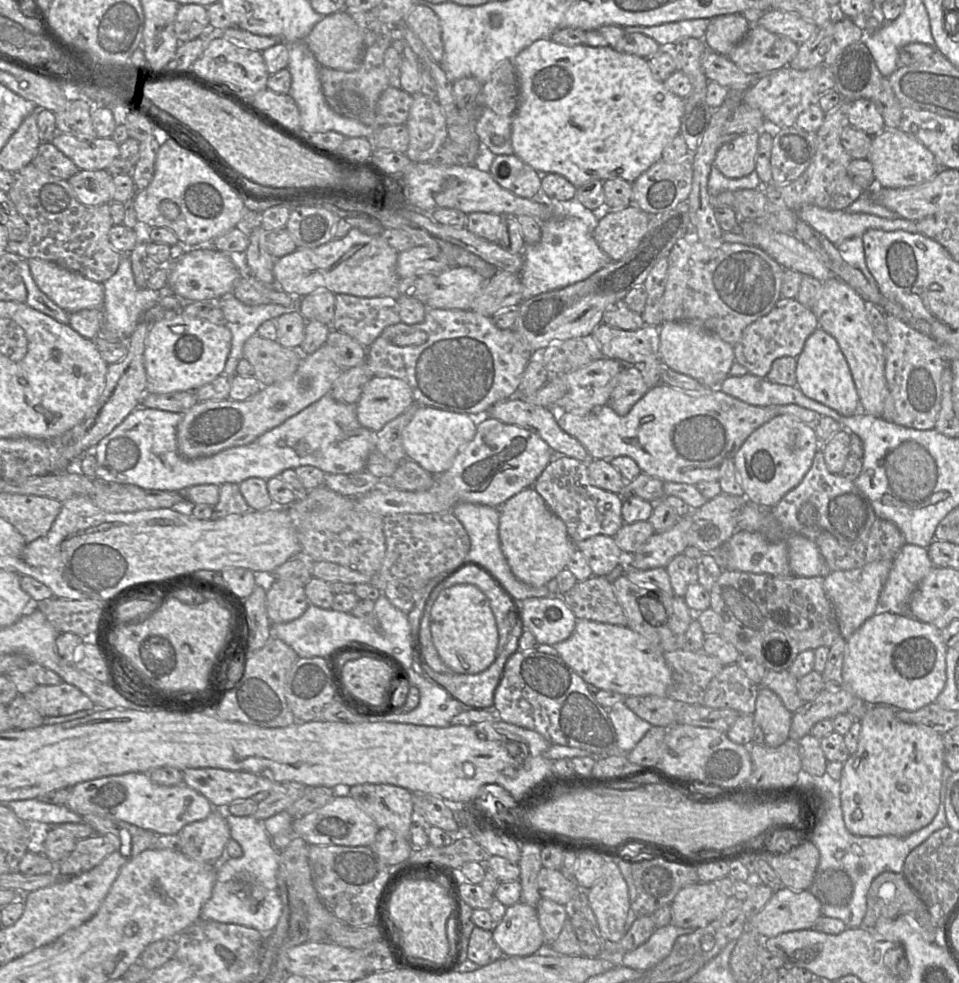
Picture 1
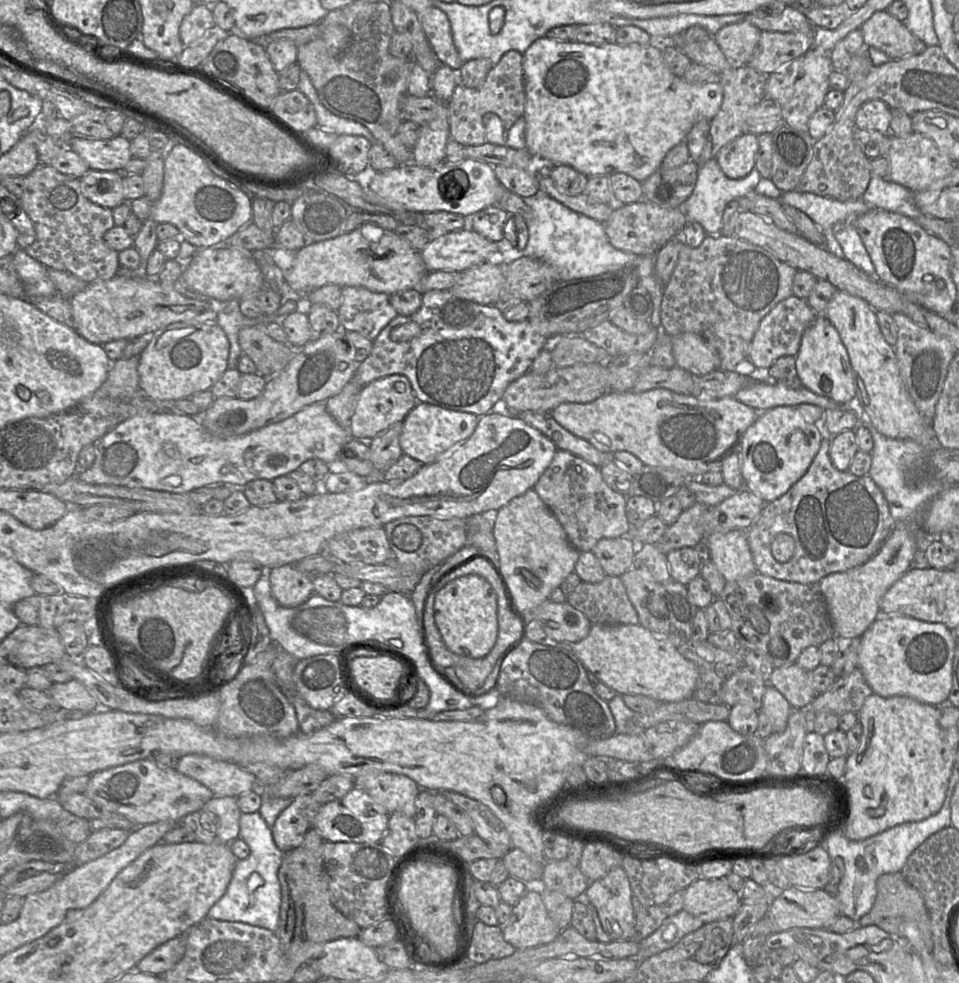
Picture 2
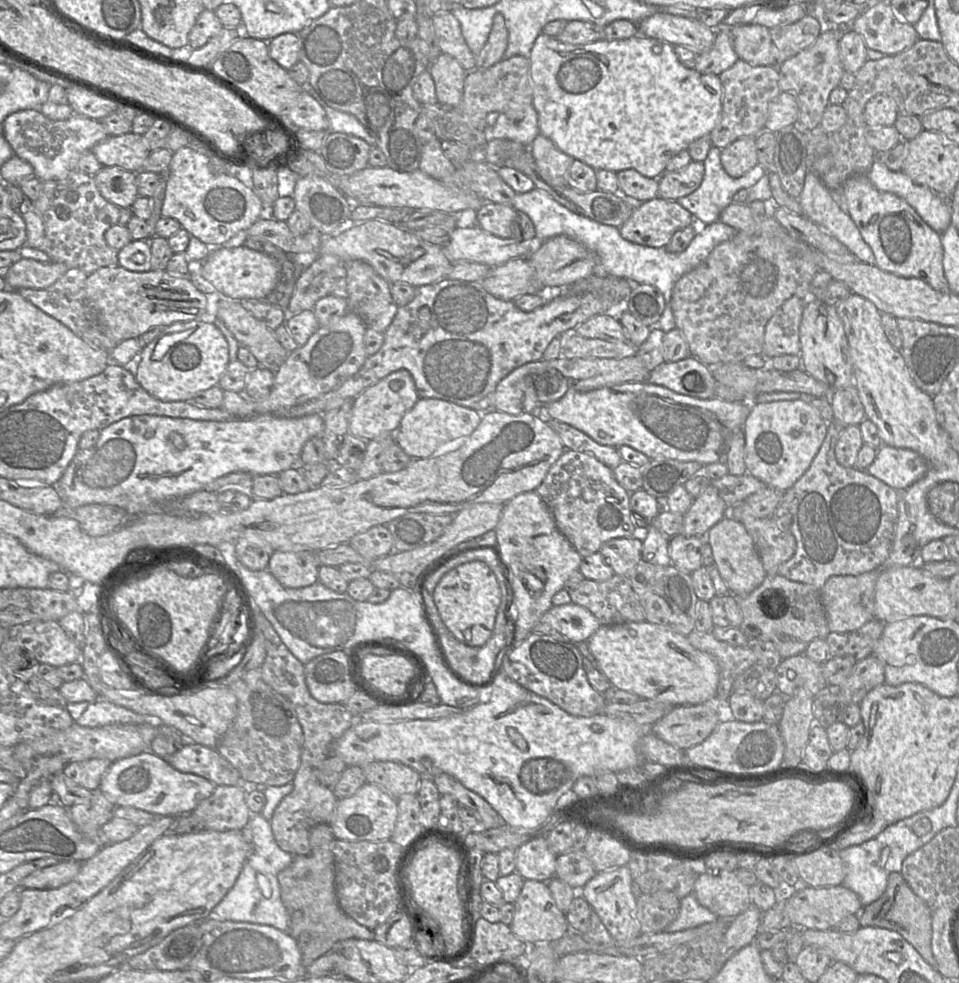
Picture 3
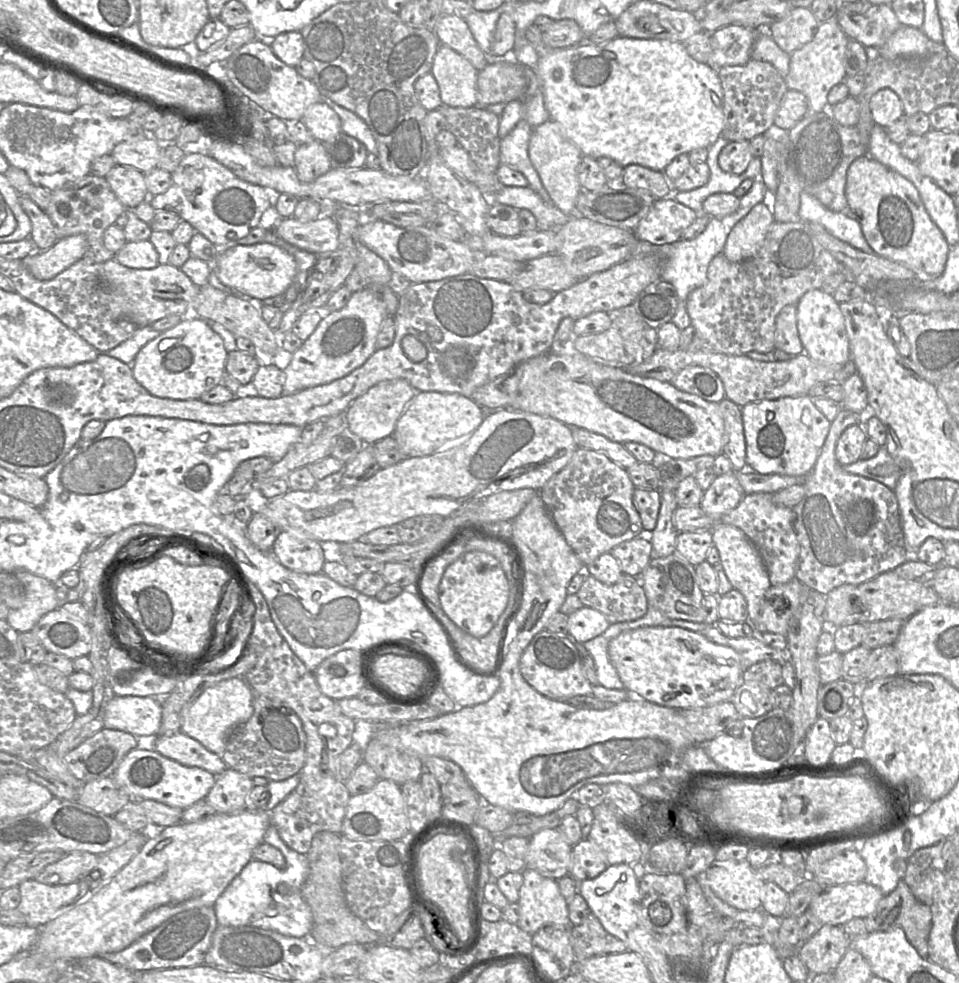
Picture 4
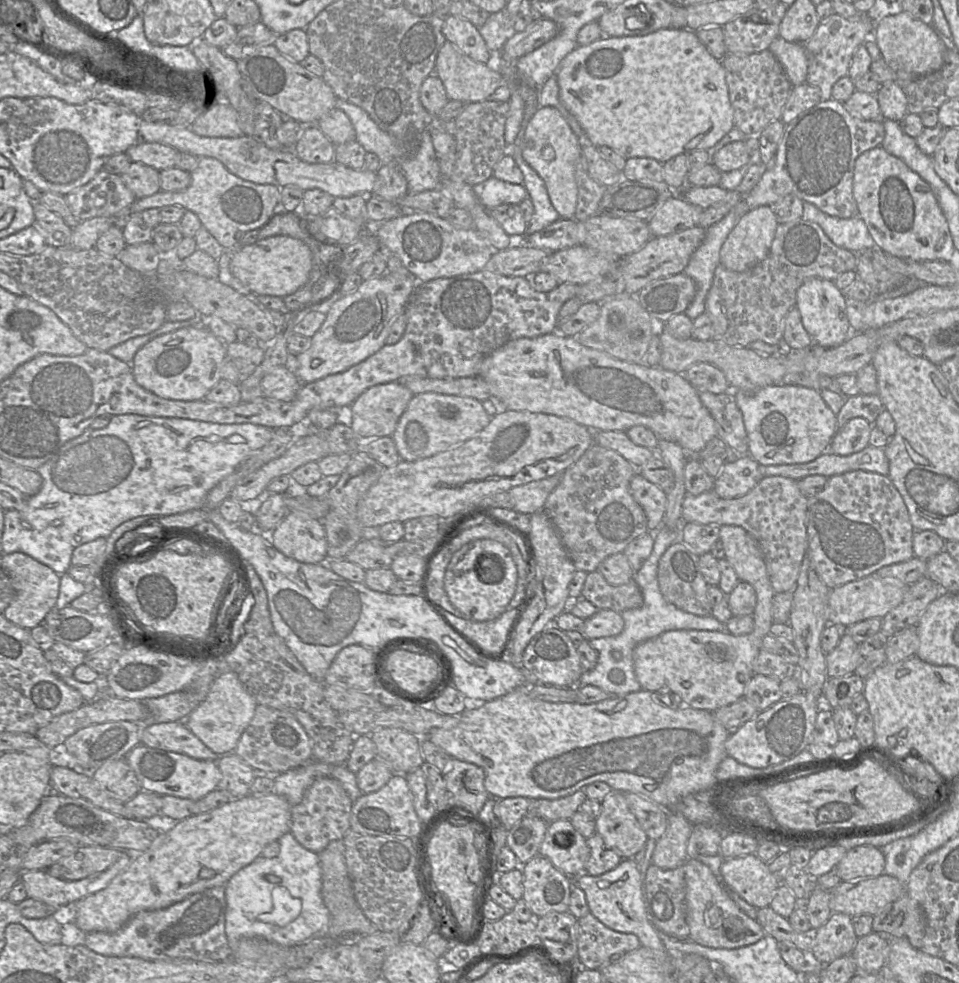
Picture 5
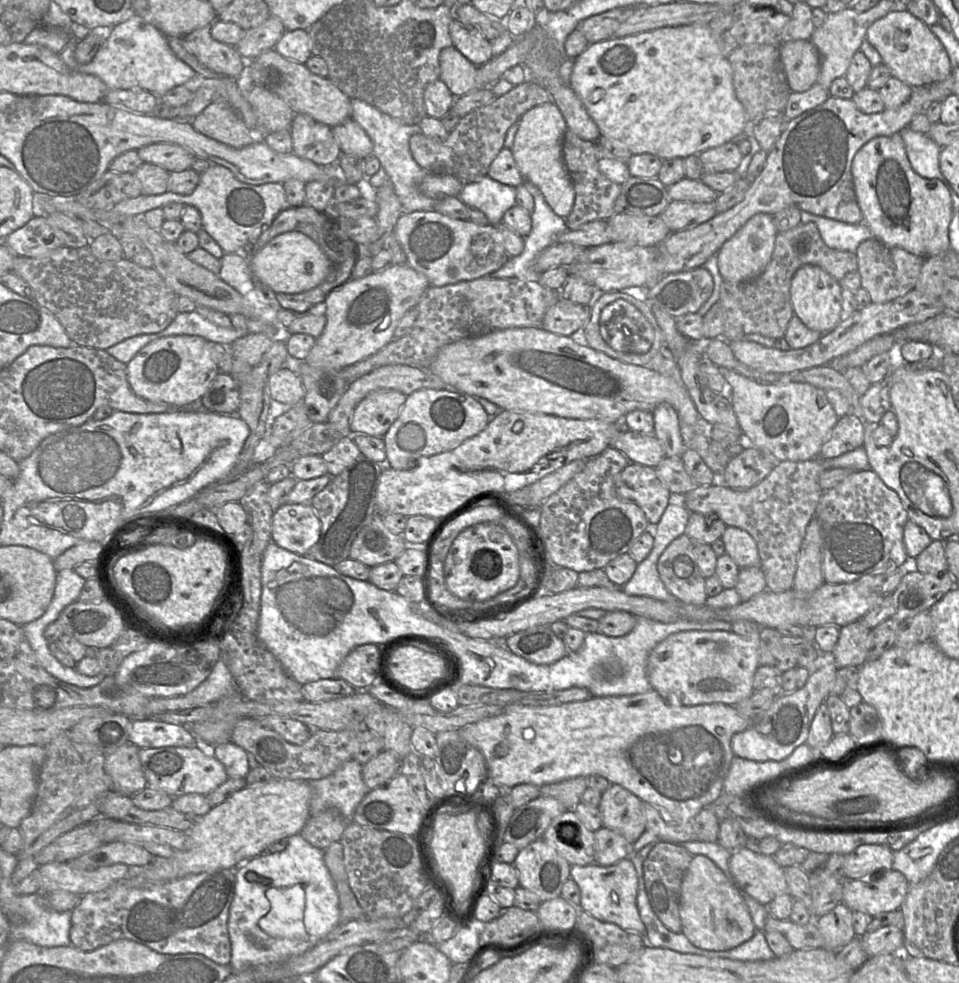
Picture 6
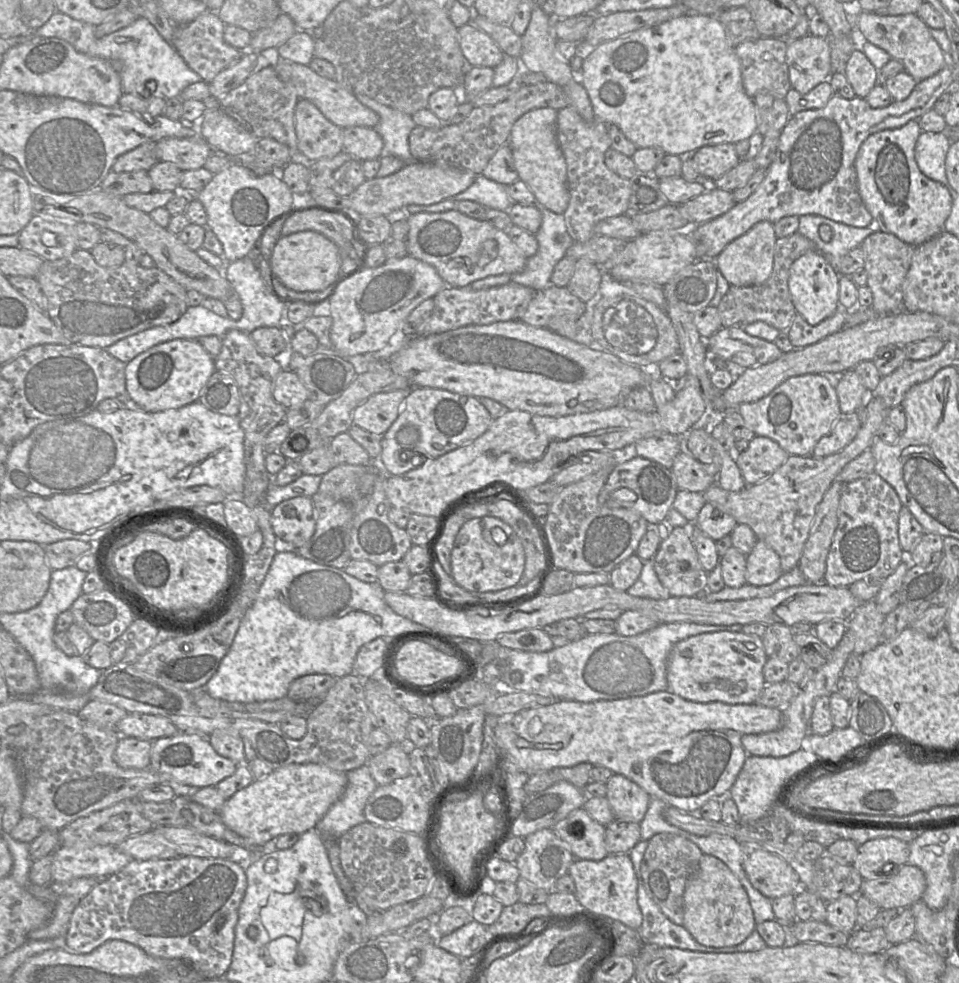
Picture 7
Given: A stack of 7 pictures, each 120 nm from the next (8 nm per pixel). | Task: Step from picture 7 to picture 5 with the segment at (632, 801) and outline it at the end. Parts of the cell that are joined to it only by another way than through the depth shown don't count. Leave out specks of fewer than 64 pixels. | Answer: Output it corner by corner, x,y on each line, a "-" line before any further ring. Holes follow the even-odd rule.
612,790
601,801
600,814
595,820
596,833
622,859
634,856
648,840
637,818
630,811
625,794

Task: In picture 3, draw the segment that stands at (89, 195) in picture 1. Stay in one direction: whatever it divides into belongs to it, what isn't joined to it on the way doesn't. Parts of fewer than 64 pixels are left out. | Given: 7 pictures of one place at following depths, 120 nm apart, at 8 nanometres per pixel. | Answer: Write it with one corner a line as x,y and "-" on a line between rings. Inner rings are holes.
108,166
94,175
101,195
119,208
131,208
137,199
136,173
118,166

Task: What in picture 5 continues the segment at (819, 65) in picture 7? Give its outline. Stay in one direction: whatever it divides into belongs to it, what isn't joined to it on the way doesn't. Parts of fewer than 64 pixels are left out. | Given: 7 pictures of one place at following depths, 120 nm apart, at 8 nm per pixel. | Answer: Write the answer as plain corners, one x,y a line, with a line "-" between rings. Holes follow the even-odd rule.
777,37
770,44
769,51
782,66
792,86
806,83
808,59
803,43
791,43

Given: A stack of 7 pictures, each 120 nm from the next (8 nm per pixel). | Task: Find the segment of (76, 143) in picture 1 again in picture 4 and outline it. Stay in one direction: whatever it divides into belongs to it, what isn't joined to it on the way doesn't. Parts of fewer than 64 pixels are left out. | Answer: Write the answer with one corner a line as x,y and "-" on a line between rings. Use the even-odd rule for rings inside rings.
144,132
133,133
111,152
116,165
128,166
146,174
157,168
162,145

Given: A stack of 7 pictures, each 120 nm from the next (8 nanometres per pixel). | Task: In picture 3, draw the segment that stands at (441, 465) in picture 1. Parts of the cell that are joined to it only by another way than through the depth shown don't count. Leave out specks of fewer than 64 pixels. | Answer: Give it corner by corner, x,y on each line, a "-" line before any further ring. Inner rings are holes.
421,398
401,419
394,434
395,442
412,459
429,458
443,443
468,437
478,426
482,415
471,408
436,398

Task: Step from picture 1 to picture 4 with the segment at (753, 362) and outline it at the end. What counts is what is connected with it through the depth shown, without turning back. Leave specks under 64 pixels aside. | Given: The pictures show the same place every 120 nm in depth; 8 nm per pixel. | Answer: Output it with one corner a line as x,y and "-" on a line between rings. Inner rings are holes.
797,304
785,306
776,318
775,346
793,356
802,354
804,346
797,327

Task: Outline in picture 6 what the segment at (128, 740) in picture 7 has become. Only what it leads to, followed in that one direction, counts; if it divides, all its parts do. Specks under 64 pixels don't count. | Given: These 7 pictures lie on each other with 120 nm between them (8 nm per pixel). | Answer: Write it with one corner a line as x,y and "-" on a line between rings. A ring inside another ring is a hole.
128,741
106,756
104,769
116,792
133,796
148,786
139,750
139,747

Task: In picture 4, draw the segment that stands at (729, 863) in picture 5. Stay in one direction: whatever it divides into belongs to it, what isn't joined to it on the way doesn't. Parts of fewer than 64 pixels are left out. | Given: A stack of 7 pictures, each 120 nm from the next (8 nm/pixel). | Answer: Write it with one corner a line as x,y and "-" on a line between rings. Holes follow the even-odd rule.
745,859
743,861
717,862
706,870
708,884
717,897
738,910
761,909
764,883
757,878
755,869

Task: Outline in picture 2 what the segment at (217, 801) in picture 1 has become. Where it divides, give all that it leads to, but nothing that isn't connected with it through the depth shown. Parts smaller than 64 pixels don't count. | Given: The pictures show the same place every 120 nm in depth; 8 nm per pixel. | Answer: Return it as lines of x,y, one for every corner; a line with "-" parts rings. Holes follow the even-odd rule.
202,754
180,757
176,770
205,785
215,797
239,797
257,783
256,777
239,765

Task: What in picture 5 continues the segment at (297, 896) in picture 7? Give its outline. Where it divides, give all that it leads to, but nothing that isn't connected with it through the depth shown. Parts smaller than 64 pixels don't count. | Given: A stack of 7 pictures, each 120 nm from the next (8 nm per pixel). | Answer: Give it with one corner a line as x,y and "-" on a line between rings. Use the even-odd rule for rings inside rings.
275,886
271,896
273,903
271,912
258,915
258,921
285,926
301,913
301,900
293,897
287,888

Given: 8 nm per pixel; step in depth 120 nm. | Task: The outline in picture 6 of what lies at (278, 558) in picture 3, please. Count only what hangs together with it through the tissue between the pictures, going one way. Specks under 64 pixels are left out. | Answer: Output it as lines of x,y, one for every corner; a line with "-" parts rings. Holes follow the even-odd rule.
310,503
284,504
272,517
272,541
298,555
308,556
308,551
315,545
321,534
321,522

